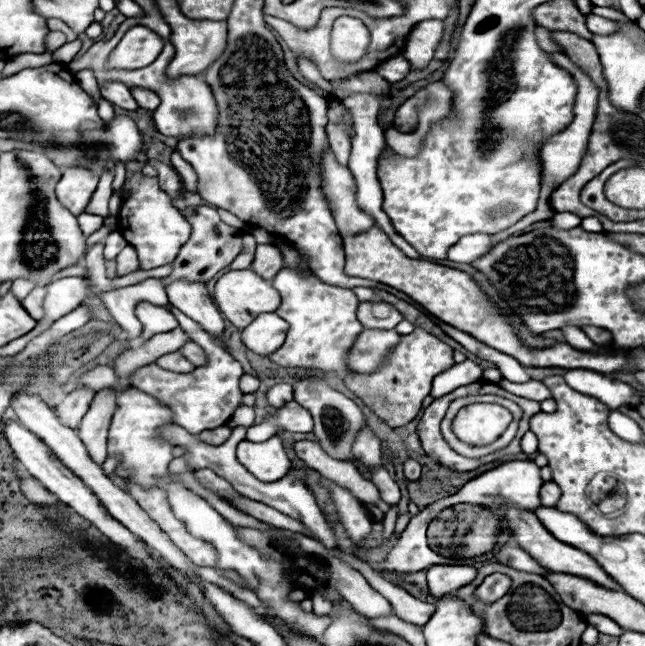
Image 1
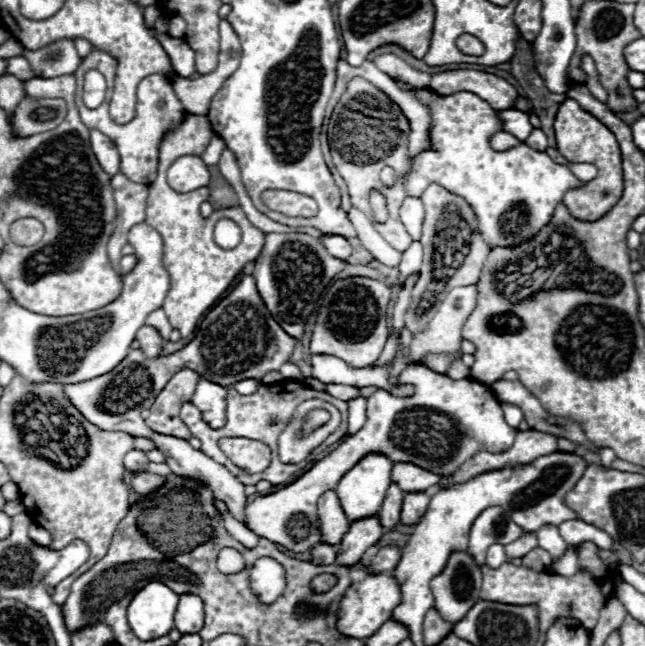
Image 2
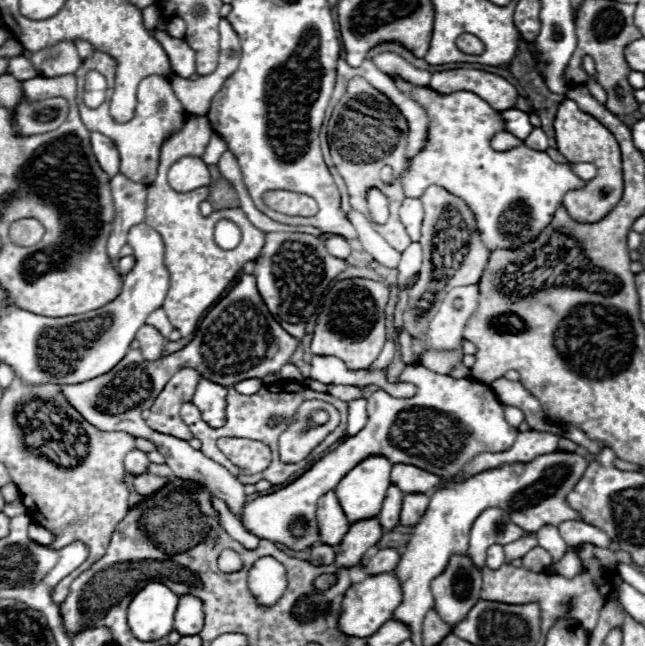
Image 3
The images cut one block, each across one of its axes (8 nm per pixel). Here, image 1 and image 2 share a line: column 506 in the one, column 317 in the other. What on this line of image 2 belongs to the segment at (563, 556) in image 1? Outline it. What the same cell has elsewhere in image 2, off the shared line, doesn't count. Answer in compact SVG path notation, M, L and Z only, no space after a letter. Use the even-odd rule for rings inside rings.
M328 490L326 494L320 496L318 500L318 526L320 526L320 534L322 534L322 542L334 546L340 544L342 536L348 532L348 518L342 512L342 506L338 502L338 496L334 494L334 490Z

